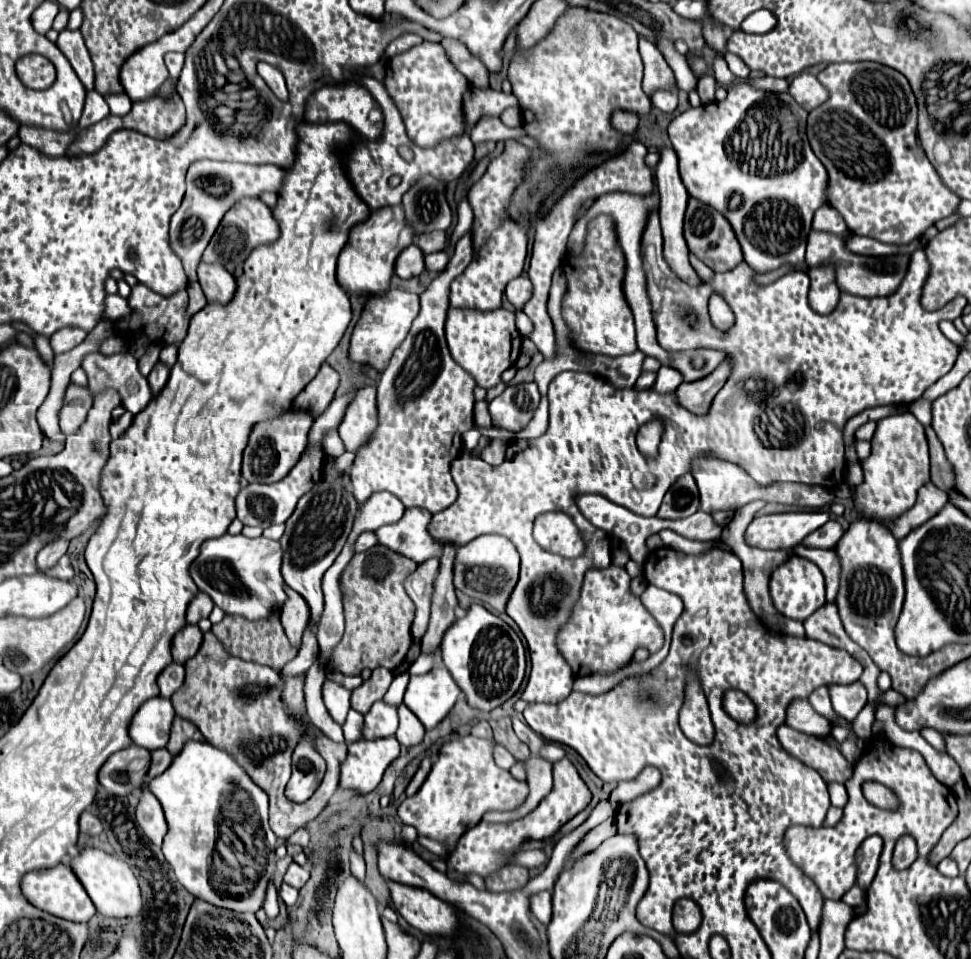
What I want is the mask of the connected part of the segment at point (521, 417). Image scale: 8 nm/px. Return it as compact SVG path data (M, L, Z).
M520 383L506 387L502 395L490 401L492 425L518 433L534 417L540 403L540 391L536 383Z

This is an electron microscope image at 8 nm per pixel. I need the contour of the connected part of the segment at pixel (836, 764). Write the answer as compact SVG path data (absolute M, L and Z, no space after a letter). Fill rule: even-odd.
M785 723L777 728L776 735L790 755L798 755L800 761L816 769L826 783L844 783L852 777L852 766L839 749L830 747L824 739L800 733Z

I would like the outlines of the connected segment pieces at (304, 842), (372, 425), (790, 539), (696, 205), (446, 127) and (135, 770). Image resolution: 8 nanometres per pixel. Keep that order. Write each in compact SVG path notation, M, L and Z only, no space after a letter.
M300 827L288 841L290 841L290 843L296 843L296 845L302 845L304 849L310 847L310 833L308 833L308 827Z
M366 385L358 391L358 397L350 403L338 433L346 445L346 451L358 453L366 441L374 435L378 427L378 407L376 407L376 387Z
M776 513L756 517L745 532L751 546L765 550L796 547L806 535L830 521L828 513Z
M694 197L688 199L688 209L684 217L684 237L686 237L688 249L700 261L704 261L712 271L730 271L742 261L742 249L730 221L720 211L712 209L710 205L704 205Z
M422 41L412 49L394 55L386 65L384 85L398 105L408 137L420 145L430 147L440 139L464 133L462 121L462 95L470 87L466 77L450 63L440 43Z
M130 745L114 753L100 769L98 781L114 795L130 795L142 787L144 775L150 767L150 751Z

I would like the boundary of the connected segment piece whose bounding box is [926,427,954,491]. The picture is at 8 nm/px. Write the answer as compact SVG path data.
M932 427L926 429L926 437L930 443L930 463L932 463L932 481L934 485L940 485L940 489L950 491L954 485L952 481L952 473L950 473L950 463L944 457L944 449L942 443L938 441L936 433Z

